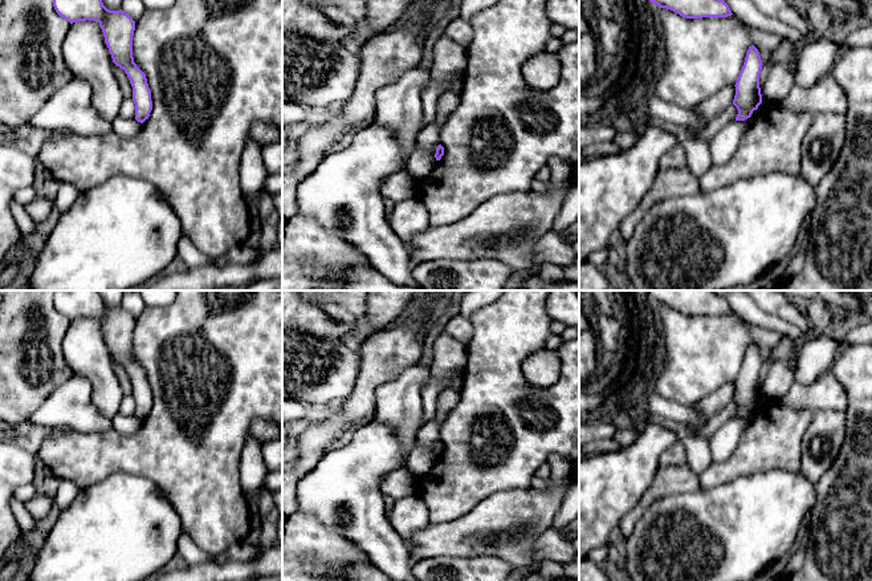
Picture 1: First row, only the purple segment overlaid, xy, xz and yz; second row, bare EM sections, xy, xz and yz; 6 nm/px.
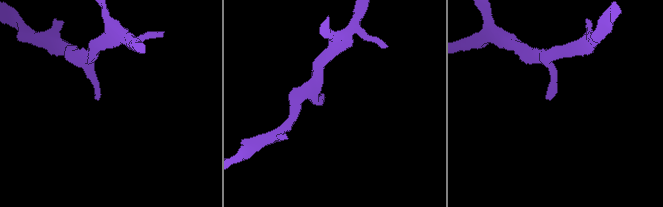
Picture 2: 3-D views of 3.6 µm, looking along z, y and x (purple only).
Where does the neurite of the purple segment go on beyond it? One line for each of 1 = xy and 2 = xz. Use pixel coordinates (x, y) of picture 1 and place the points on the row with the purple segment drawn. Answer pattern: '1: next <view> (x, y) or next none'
1: next none
2: next none

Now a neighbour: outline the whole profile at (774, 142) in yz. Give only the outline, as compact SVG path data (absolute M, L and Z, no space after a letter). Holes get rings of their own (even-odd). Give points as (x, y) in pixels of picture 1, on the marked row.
M762 102L751 126L745 131L734 157L722 166L712 166L702 180L688 168L660 170L636 210L619 226L624 241L632 237L636 226L656 204L667 199L712 191L736 180L786 172L799 175L803 159L803 138L812 114L787 110L779 102Z

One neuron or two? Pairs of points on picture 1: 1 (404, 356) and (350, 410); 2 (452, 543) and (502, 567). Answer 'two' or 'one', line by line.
1: one
2: two

